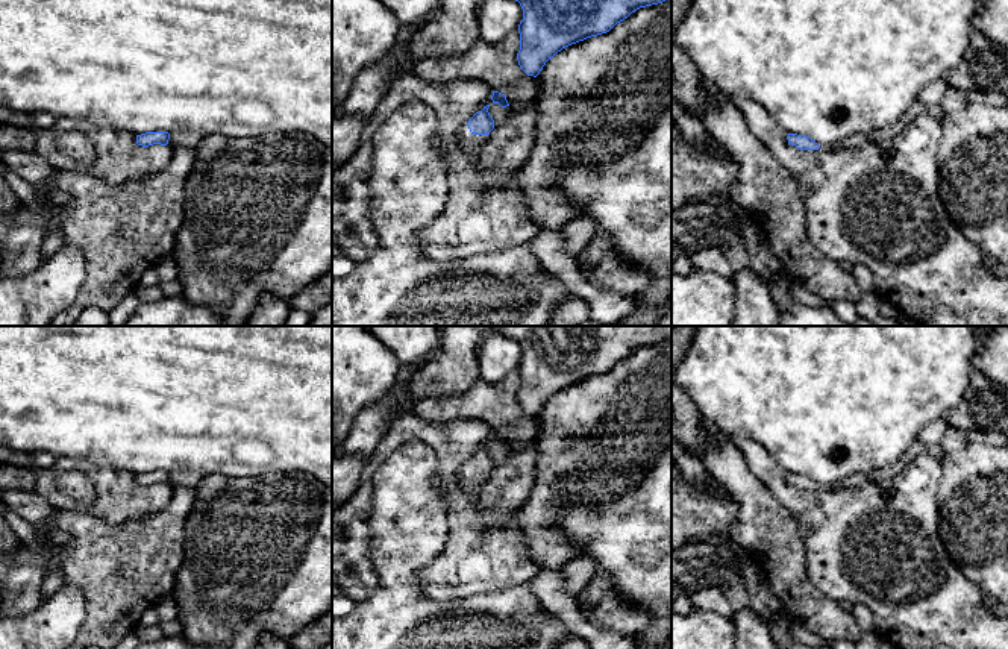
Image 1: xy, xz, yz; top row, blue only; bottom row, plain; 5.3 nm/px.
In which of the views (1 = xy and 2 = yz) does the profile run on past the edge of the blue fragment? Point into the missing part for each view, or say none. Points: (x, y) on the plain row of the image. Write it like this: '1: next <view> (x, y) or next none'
1: next none
2: next none

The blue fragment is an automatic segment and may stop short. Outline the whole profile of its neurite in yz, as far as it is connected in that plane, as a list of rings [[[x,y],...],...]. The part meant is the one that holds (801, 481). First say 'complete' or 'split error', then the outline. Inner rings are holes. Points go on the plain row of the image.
complete; [[[788,473],[788,484],[796,485],[800,490],[819,490],[820,485],[806,475]]]

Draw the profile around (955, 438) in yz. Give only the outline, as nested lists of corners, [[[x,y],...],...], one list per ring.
[[[949,426],[940,443],[943,452],[966,449],[970,443],[978,441],[987,446],[1005,446],[1008,435],[996,431],[959,429]]]

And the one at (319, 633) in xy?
[[[332,610],[288,640],[290,649],[320,649],[327,643],[332,643]]]

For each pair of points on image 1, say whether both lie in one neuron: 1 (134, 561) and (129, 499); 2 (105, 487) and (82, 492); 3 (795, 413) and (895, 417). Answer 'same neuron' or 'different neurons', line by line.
1: different neurons
2: different neurons
3: same neuron

